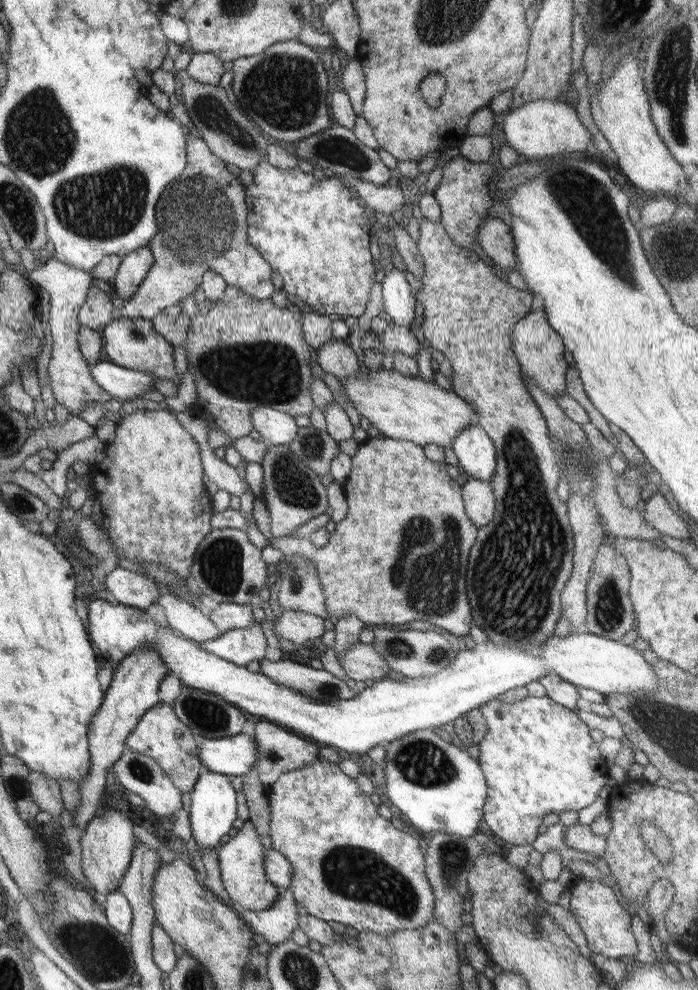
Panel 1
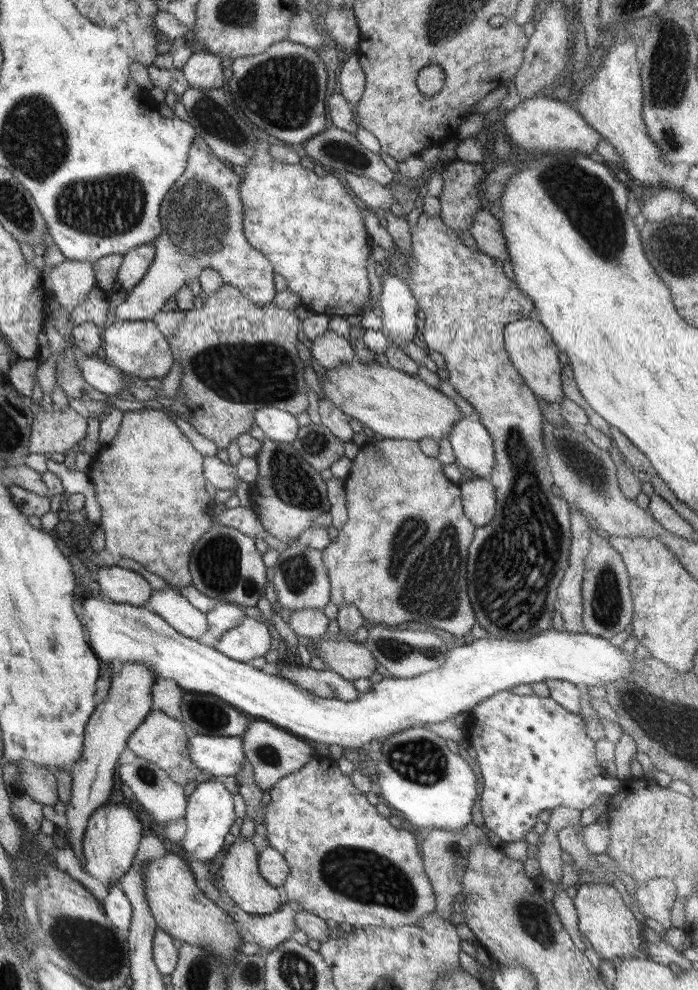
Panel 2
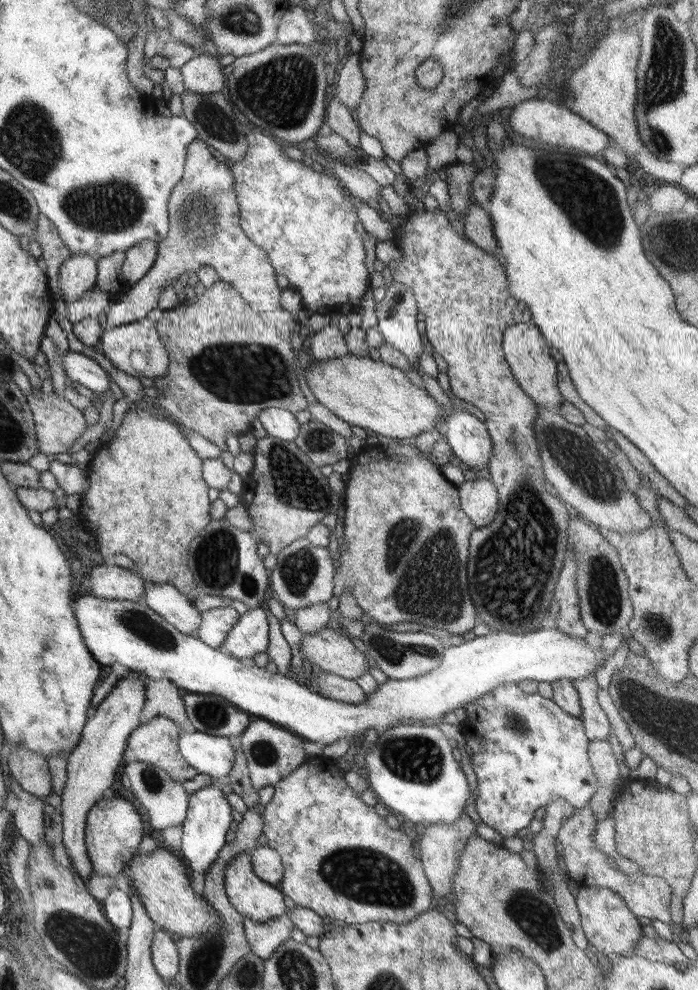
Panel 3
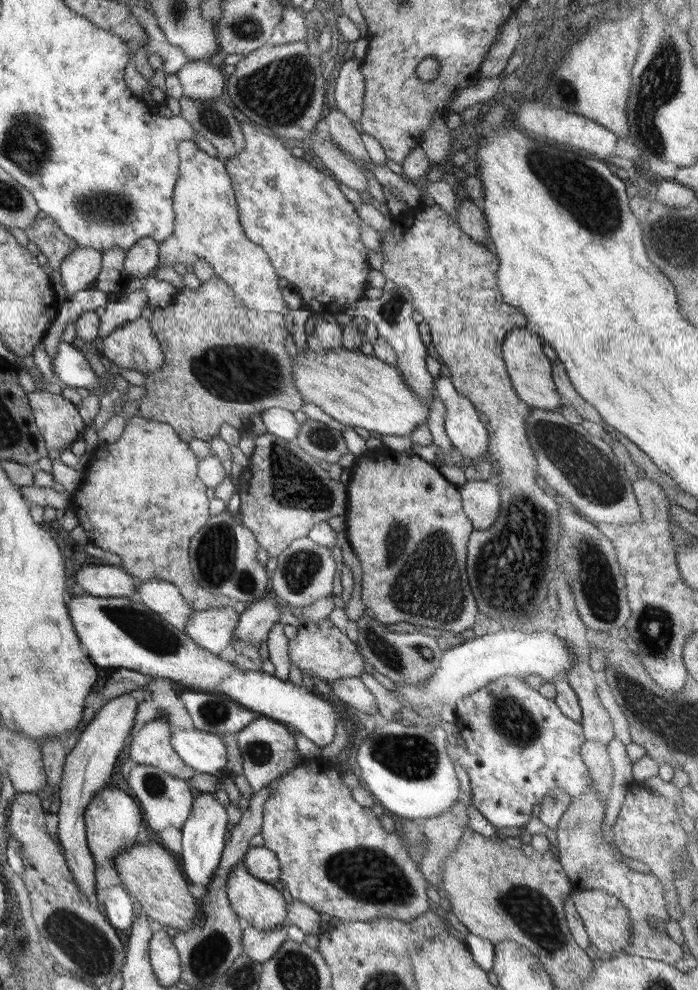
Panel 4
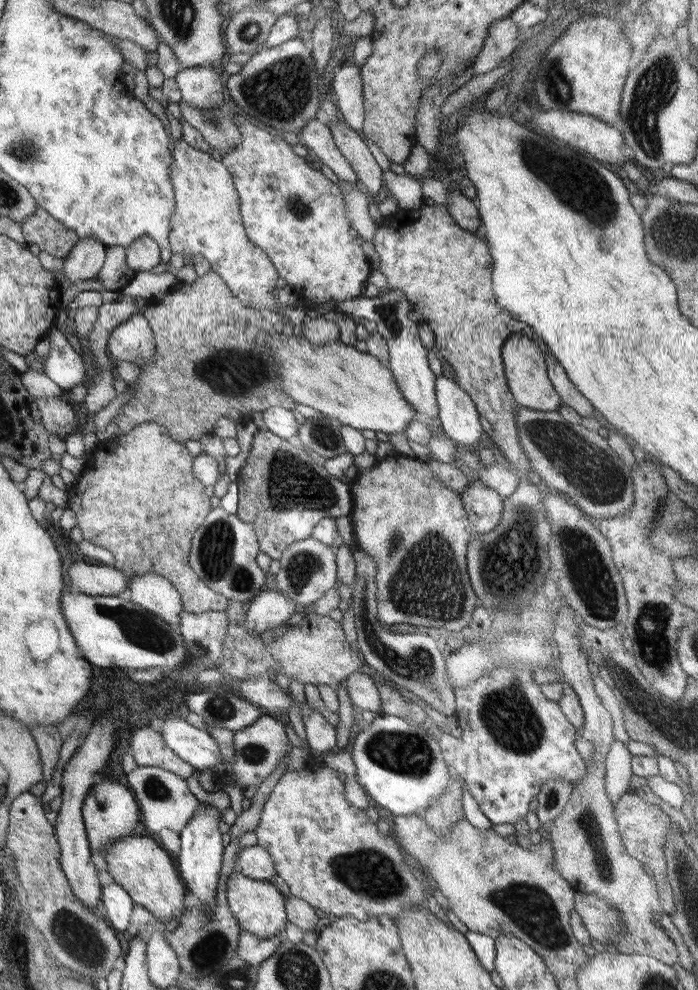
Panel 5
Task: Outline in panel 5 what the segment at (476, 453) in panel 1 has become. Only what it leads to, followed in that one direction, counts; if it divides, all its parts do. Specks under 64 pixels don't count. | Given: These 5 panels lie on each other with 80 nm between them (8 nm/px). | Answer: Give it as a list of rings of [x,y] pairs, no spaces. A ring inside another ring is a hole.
[[[437,376],[434,380],[438,420],[444,434],[462,448],[477,449],[485,439],[479,413],[473,401],[453,379]]]

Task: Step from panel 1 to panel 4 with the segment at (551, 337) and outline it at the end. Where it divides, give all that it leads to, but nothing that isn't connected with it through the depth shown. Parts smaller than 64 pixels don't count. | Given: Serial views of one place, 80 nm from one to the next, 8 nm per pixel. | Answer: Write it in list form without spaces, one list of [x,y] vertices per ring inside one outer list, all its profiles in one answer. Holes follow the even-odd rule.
[[[525,327],[514,328],[505,334],[501,350],[513,390],[522,402],[531,409],[558,410],[562,397],[556,391],[551,376],[552,364],[543,354],[538,335],[531,333]]]

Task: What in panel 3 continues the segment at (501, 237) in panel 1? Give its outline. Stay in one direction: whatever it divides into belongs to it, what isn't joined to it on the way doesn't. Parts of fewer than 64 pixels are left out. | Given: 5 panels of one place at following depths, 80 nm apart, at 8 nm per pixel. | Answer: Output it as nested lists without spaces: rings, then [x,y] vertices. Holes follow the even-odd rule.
[[[470,203],[464,213],[463,223],[465,236],[477,248],[490,254],[497,251],[490,216],[481,207]]]

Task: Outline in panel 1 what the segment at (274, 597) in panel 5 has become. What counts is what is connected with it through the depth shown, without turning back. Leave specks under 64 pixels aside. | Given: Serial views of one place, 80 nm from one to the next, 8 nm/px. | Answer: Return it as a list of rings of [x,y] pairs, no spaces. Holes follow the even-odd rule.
[[[257,623],[249,628],[225,631],[213,640],[206,640],[196,645],[201,650],[235,666],[260,661],[265,656],[266,647],[265,637]]]

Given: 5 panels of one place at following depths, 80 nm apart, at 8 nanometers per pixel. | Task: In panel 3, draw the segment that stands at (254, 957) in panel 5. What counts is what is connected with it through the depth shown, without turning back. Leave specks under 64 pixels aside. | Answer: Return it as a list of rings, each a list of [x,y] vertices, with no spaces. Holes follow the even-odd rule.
[[[285,912],[285,914],[281,916],[276,916],[271,920],[266,920],[265,922],[255,922],[250,918],[242,917],[242,925],[244,935],[246,936],[245,940],[247,940],[247,944],[250,946],[249,953],[253,954],[253,956],[257,956],[257,958],[263,962],[275,952],[283,941],[290,939],[290,932],[294,926],[289,918],[288,912]]]

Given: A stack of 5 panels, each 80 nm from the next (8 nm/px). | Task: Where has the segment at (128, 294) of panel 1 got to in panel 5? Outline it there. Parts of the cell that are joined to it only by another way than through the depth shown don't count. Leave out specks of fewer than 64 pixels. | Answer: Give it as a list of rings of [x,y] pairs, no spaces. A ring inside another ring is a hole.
[[[148,236],[136,238],[124,249],[127,267],[135,272],[148,272],[161,263],[160,248]]]

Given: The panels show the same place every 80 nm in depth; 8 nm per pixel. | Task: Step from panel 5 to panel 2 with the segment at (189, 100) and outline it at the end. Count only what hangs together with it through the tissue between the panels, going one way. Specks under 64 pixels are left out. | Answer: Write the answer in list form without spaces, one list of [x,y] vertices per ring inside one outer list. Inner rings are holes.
[[[204,51],[195,52],[181,69],[189,87],[196,89],[222,88],[221,60]]]

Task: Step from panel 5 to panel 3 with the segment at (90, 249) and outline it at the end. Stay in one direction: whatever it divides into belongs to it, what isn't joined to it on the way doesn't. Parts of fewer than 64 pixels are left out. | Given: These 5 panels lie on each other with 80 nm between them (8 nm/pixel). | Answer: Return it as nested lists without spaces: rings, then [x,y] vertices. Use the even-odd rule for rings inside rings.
[[[88,254],[70,256],[61,264],[57,273],[58,291],[66,305],[77,302],[94,286],[97,262]]]

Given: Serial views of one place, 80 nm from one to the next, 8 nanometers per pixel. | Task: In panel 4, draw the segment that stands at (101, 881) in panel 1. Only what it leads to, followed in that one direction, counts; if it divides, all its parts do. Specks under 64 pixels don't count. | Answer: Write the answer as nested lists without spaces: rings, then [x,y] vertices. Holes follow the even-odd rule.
[[[105,786],[87,805],[84,812],[86,843],[97,866],[114,866],[114,858],[123,848],[130,848],[140,840],[143,816],[139,806],[121,789]]]

